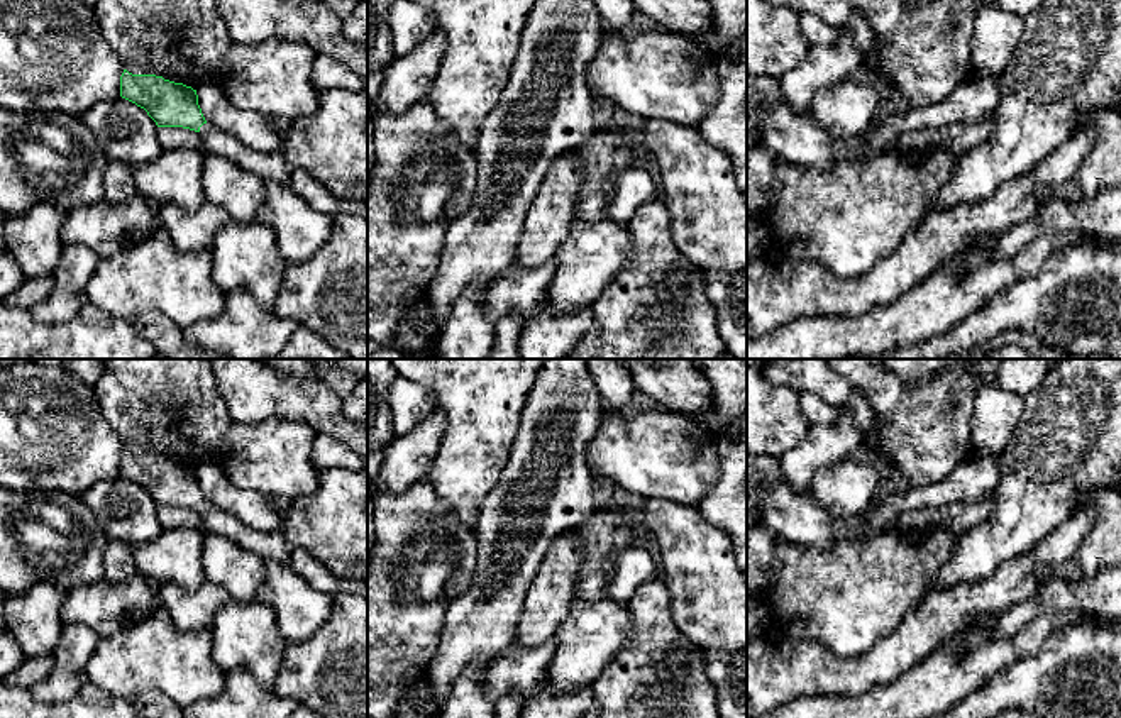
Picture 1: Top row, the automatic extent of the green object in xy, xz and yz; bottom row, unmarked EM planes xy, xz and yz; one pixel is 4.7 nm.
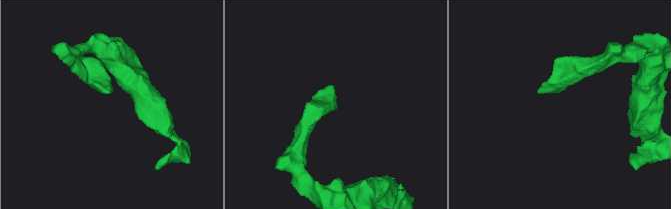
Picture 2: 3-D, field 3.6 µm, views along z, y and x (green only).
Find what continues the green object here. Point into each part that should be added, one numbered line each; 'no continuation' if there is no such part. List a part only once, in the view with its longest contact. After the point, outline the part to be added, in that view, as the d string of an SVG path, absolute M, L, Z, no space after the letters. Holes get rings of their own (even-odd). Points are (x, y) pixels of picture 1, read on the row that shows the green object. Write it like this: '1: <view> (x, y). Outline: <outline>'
1: xy (268, 166). Outline: M203 124L200 127L200 135L205 152L217 154L235 163L239 168L257 176L264 183L273 181L291 188L315 210L330 217L349 213L367 220L367 203L334 196L327 186L310 173L291 166L286 161L283 149L251 149L237 137L218 130L212 124Z

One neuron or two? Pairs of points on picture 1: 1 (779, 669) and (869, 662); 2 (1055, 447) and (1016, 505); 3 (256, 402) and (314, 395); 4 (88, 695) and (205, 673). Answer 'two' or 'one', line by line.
1: one
2: one
3: one
4: two

